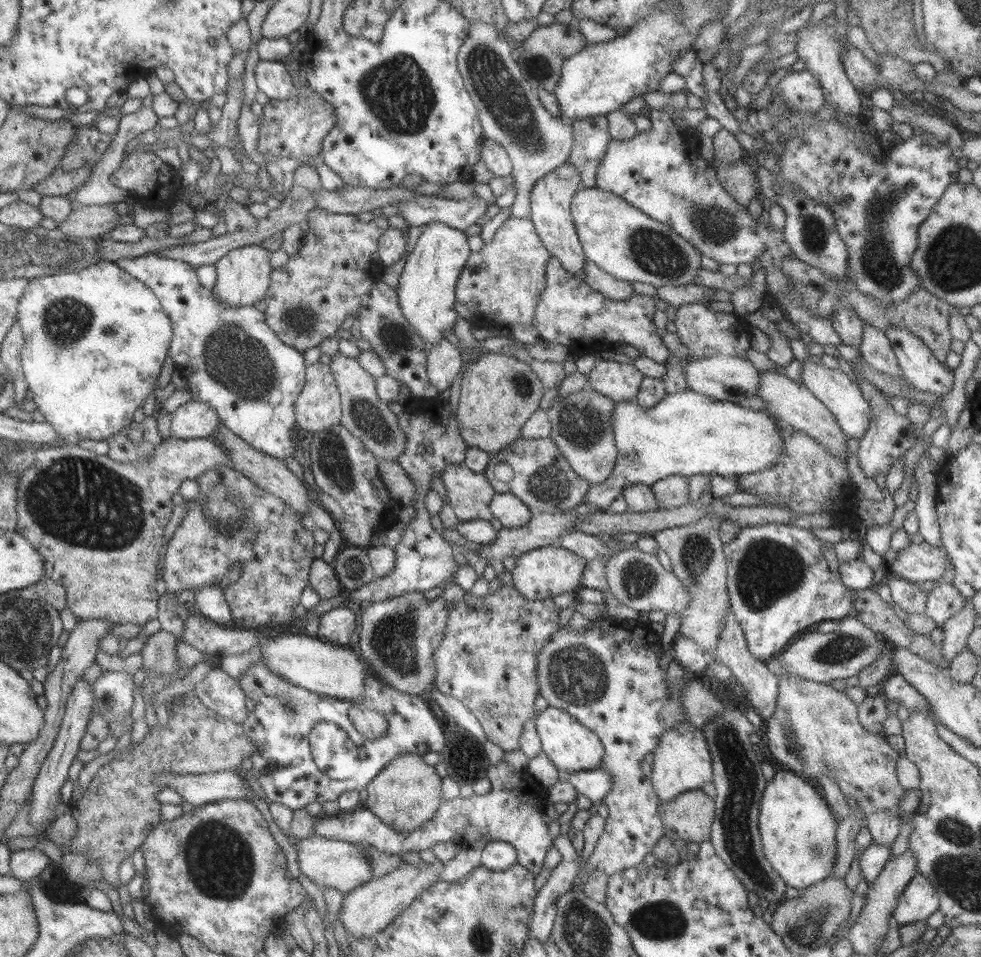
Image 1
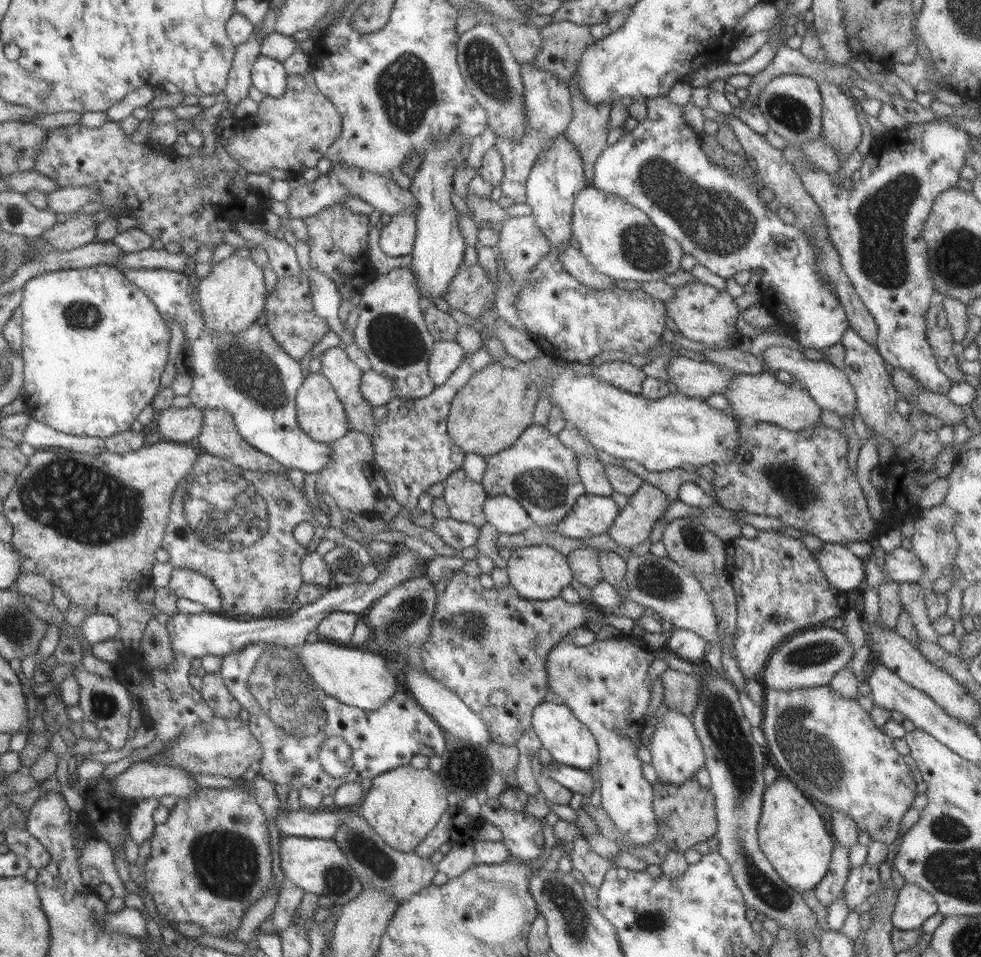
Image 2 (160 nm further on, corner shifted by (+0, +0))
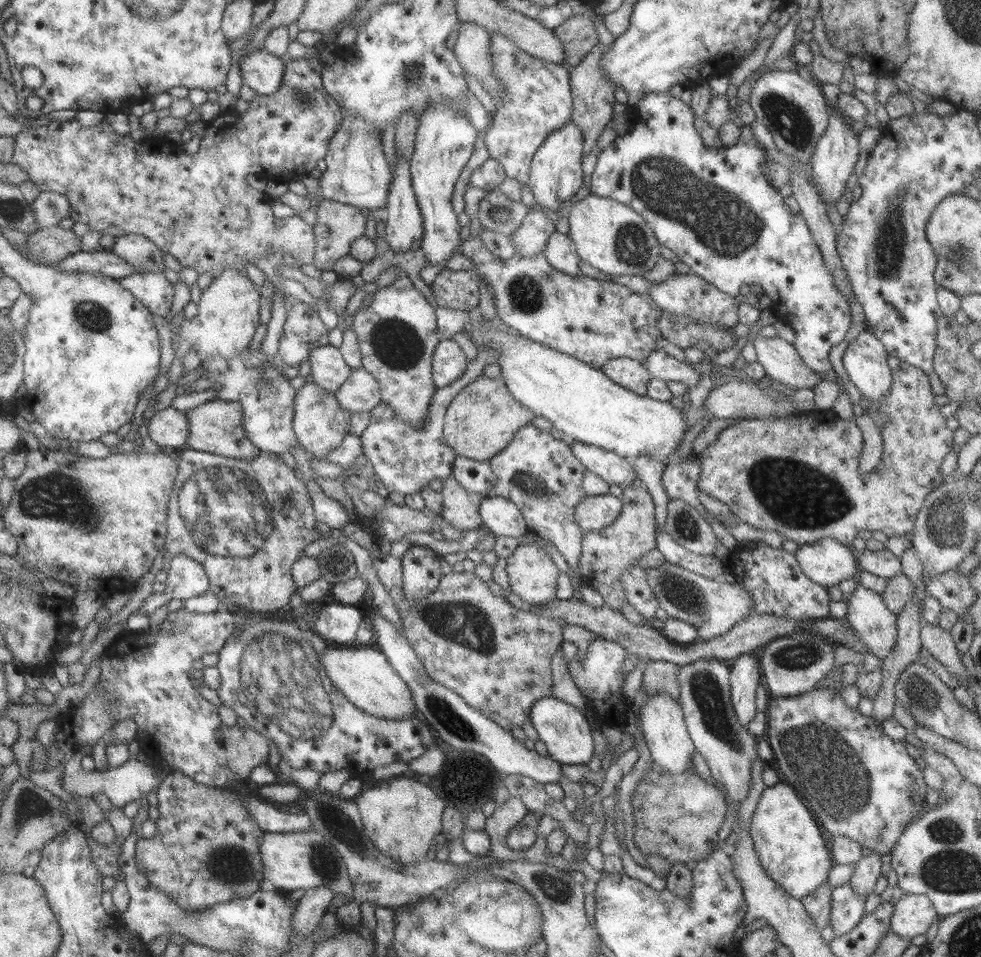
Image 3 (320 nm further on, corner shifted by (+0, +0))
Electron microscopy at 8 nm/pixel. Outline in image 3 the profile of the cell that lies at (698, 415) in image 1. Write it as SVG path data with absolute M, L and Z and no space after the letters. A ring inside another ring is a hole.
M479 312L469 313L468 325L464 328L474 346L479 349L488 346L500 354L496 358L504 380L506 389L511 396L525 408L531 410L534 416L542 416L551 422L552 427L563 432L563 436L569 441L583 442L589 446L595 446L613 452L624 459L639 455L647 455L647 458L665 462L673 454L687 435L684 424L684 410L671 407L669 401L659 402L647 395L639 396L623 386L615 384L603 371L595 370L591 365L573 358L571 355L553 350L540 342L517 336L507 331L494 329L486 323Z

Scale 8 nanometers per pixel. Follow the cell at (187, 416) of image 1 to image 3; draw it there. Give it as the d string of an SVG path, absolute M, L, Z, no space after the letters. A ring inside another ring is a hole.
M170 406L156 411L148 420L146 428L151 442L161 450L182 449L189 434L189 425L183 411L177 411Z

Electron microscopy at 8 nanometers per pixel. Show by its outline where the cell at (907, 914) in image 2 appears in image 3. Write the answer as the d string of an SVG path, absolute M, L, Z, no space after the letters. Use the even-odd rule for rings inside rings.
M902 894L894 903L889 931L899 938L910 940L925 934L935 919L940 917L925 895Z

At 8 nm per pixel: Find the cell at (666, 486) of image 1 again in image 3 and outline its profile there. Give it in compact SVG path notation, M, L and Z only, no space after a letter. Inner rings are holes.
M642 482L622 488L622 508L618 518L599 531L590 530L582 533L580 559L577 563L580 578L585 586L596 590L603 599L604 605L615 612L627 603L626 592L621 586L619 577L631 567L638 565L638 560L655 548L654 505L651 496Z

